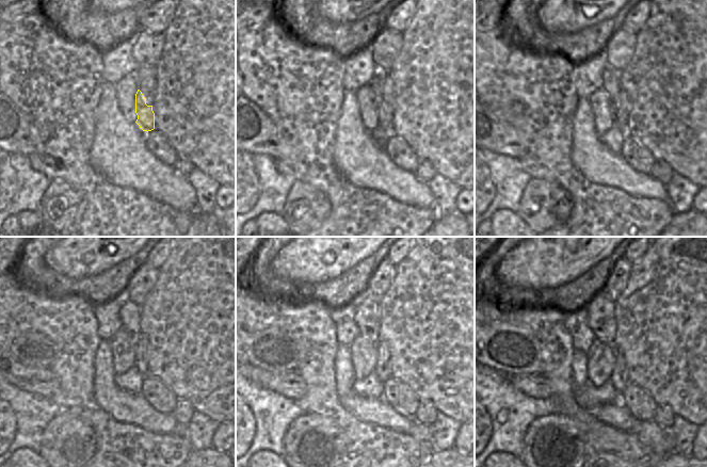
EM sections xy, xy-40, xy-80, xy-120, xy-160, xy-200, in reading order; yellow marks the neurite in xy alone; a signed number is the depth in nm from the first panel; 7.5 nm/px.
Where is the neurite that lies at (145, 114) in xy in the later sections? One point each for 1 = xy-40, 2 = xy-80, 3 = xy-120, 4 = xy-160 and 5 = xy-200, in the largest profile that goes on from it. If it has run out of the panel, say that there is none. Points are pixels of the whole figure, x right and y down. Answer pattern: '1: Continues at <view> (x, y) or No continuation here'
1: Continues at xy-40 (384, 119)
2: Continues at xy-80 (610, 77)
3: Continues at xy-120 (129, 313)
4: Continues at xy-160 (366, 310)
5: Continues at xy-200 (601, 310).

